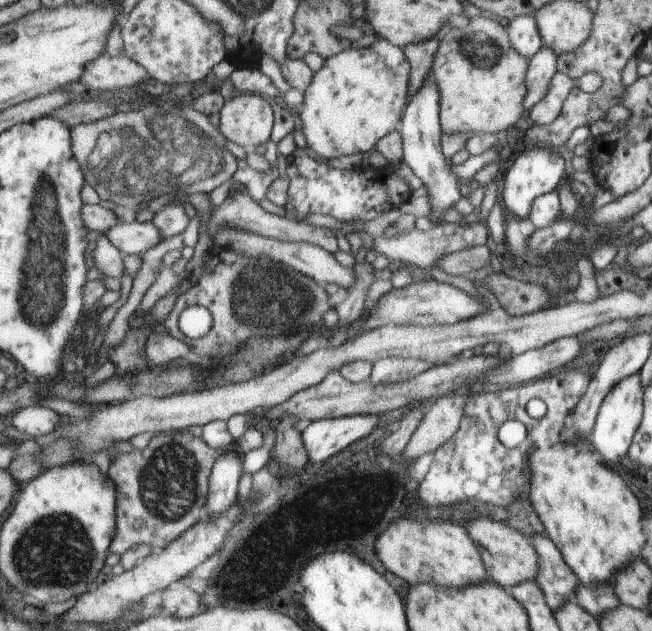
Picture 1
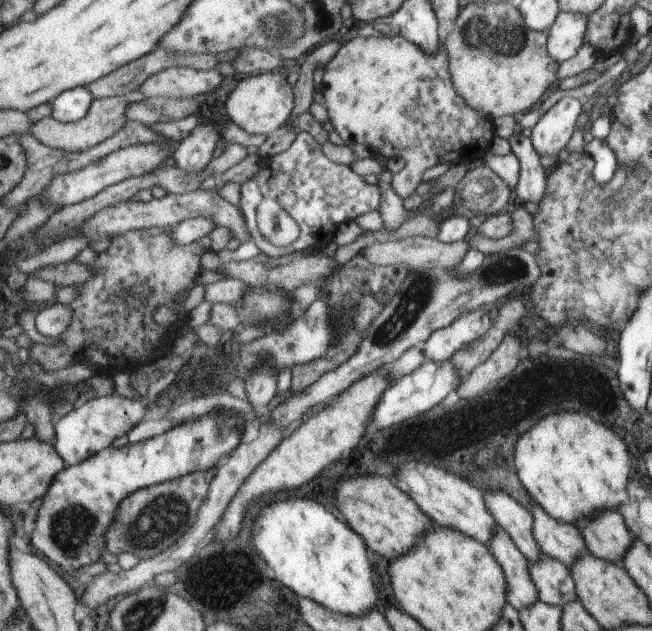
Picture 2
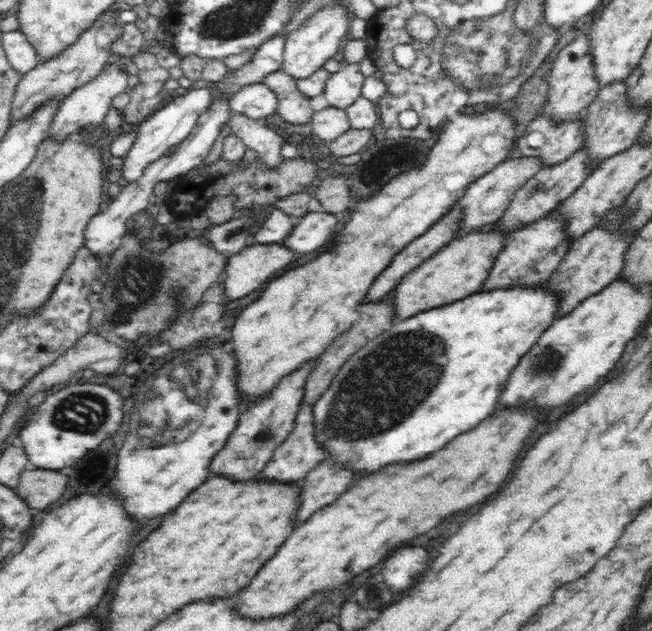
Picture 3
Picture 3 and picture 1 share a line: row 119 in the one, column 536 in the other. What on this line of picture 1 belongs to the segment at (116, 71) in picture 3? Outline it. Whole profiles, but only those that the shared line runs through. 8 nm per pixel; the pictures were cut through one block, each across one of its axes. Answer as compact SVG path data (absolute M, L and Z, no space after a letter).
M542 46L530 59L527 71L527 108L538 104L550 86L550 80L558 72L558 54L552 48Z

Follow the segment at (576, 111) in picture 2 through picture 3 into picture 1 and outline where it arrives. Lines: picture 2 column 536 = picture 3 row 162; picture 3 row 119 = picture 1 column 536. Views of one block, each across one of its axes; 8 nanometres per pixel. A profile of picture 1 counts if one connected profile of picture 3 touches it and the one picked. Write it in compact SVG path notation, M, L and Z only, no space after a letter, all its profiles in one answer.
M532 145L516 157L512 166L506 171L502 195L500 195L500 201L505 207L506 213L510 212L518 220L529 218L535 200L539 196L552 192L558 186L558 182L562 180L564 170L566 170L566 164L564 164L562 156L558 156L558 151L556 148Z

